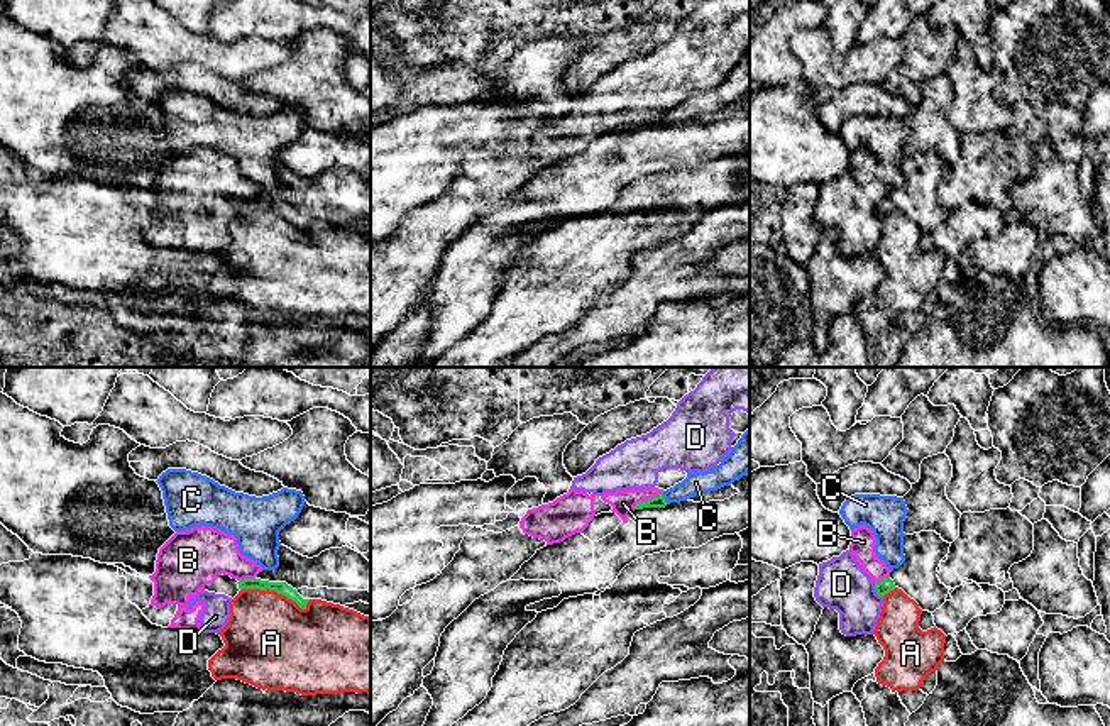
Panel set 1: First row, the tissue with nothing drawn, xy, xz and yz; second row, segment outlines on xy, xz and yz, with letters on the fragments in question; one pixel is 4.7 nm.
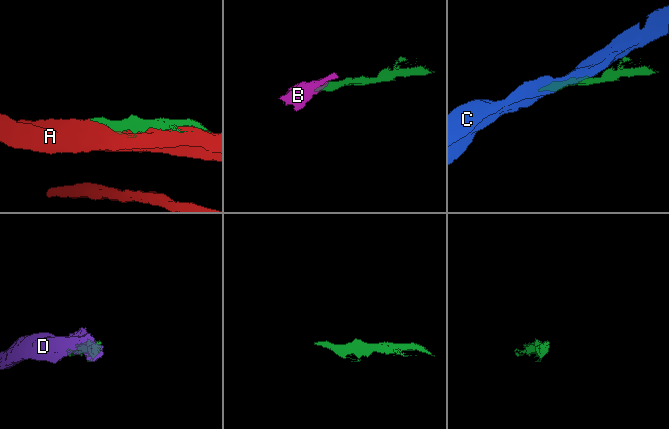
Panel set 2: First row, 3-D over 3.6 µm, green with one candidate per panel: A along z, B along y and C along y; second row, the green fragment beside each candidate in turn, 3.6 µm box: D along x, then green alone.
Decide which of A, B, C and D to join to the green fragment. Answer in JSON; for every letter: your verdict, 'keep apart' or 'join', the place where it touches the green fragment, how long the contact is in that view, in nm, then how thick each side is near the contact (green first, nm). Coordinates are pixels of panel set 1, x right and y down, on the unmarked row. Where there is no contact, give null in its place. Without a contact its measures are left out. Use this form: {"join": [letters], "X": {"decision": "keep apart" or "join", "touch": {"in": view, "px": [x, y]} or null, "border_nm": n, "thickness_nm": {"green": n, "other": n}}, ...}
{"join": [], "A": {"decision": "keep apart", "touch": {"in": "xy", "px": [276, 212]}, "border_nm": 340, "thickness_nm": {"green": 60, "other": 440}}, "B": {"decision": "keep apart", "touch": {"in": "xz", "px": [648, 120]}, "border_nm": 170, "thickness_nm": {"green": 60, "other": 110}}, "C": {"decision": "keep apart", "touch": {"in": "xz", "px": [664, 119]}, "border_nm": 70, "thickness_nm": {"green": 60, "other": 110}}, "D": {"decision": "keep apart", "touch": {"in": "yz", "px": [875, 210]}, "border_nm": 80, "thickness_nm": {"green": 70, "other": 240}}}

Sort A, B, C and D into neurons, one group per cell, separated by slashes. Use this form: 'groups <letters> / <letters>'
groups A / B D / C

